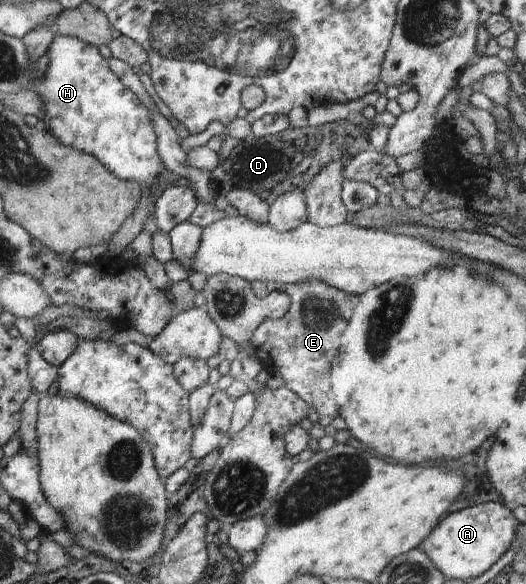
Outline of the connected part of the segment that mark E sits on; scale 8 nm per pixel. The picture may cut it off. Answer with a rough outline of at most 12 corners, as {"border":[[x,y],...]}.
{"border":[[255,280],[259,299],[285,293],[252,357],[317,409],[339,415],[332,361],[359,296],[324,284]]}

